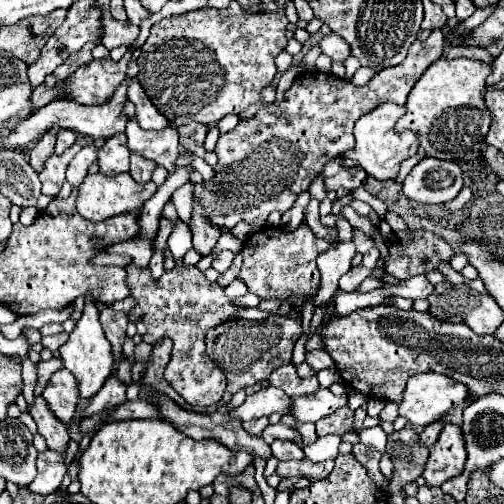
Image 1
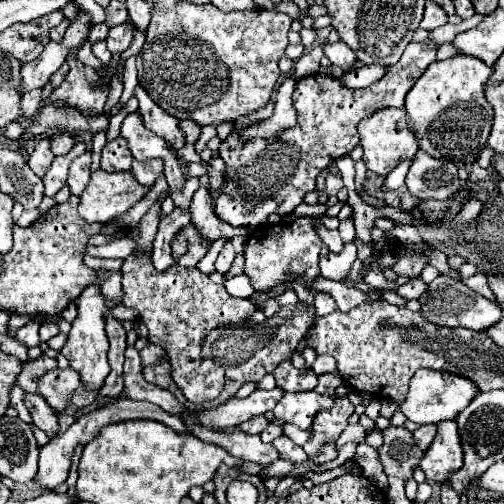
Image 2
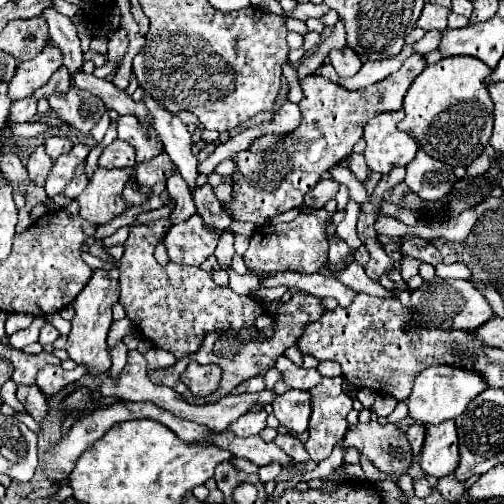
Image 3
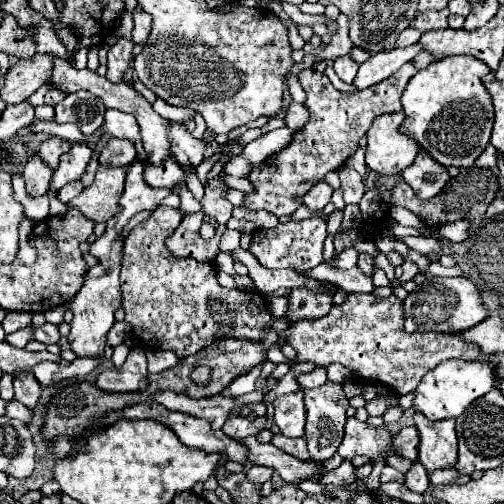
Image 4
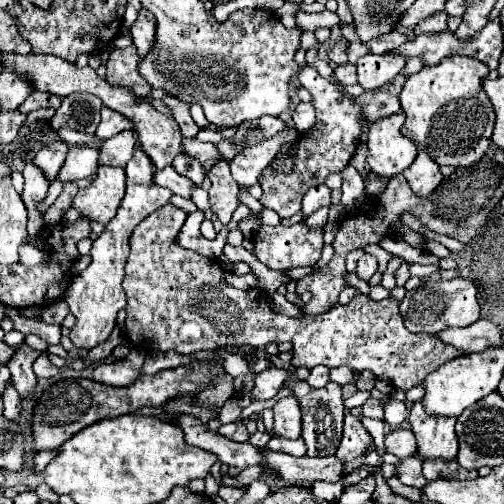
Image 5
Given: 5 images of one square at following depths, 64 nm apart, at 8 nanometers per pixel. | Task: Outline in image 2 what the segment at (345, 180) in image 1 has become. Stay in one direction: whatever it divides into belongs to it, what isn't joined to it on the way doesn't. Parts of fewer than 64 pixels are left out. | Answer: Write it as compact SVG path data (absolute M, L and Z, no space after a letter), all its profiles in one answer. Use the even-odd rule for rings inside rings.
M328 174L326 176L326 194L328 196L338 194L338 190L342 190L342 188L344 188L344 182L342 182L340 176L336 176L336 174Z

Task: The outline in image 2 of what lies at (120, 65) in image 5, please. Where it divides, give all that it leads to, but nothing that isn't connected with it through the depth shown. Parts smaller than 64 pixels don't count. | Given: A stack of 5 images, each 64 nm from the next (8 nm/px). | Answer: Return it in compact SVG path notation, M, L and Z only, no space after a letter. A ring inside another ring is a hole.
M124 22L124 24L118 24L118 26L112 26L110 32L108 32L108 38L106 38L106 46L112 54L116 52L124 52L132 38L134 38L134 32L136 32L136 26L132 22Z

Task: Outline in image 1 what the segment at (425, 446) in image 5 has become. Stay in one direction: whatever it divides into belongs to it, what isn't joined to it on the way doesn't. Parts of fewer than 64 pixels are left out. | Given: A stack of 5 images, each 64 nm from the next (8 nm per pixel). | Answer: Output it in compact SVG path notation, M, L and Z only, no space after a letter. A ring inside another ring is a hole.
M446 424L440 440L430 448L430 458L424 470L424 480L428 486L442 486L446 480L464 472L466 446L462 430L458 426Z

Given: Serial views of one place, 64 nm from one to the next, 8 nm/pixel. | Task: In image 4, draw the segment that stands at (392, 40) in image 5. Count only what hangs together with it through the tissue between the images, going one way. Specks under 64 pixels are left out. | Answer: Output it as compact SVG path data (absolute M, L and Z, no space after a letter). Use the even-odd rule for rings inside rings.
M408 28L398 35L398 38L396 39L396 46L399 48L410 46L418 42L421 36L422 32L420 32L418 29Z

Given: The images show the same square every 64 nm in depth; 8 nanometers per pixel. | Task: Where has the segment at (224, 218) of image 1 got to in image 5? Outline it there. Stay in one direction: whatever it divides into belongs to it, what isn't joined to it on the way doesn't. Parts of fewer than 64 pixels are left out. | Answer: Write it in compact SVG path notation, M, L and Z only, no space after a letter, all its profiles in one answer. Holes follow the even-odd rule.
M304 66L298 72L298 82L300 84L310 84L310 94L312 94L312 106L316 110L316 122L314 126L310 126L304 134L300 134L298 142L292 148L292 156L294 156L294 168L292 172L284 174L278 172L278 168L274 164L268 164L258 178L258 184L262 186L262 196L260 196L260 204L264 208L274 210L280 218L290 218L300 210L302 198L308 192L308 188L316 186L316 184L324 184L326 176L330 172L340 172L348 166L352 154L356 152L358 144L360 144L360 134L362 134L362 124L364 120L368 124L388 116L388 114L396 114L400 112L400 92L402 86L406 82L404 74L400 72L392 86L382 86L378 90L370 90L364 92L358 98L352 98L348 94L342 94L330 80L322 78L318 74L318 70L314 66Z

